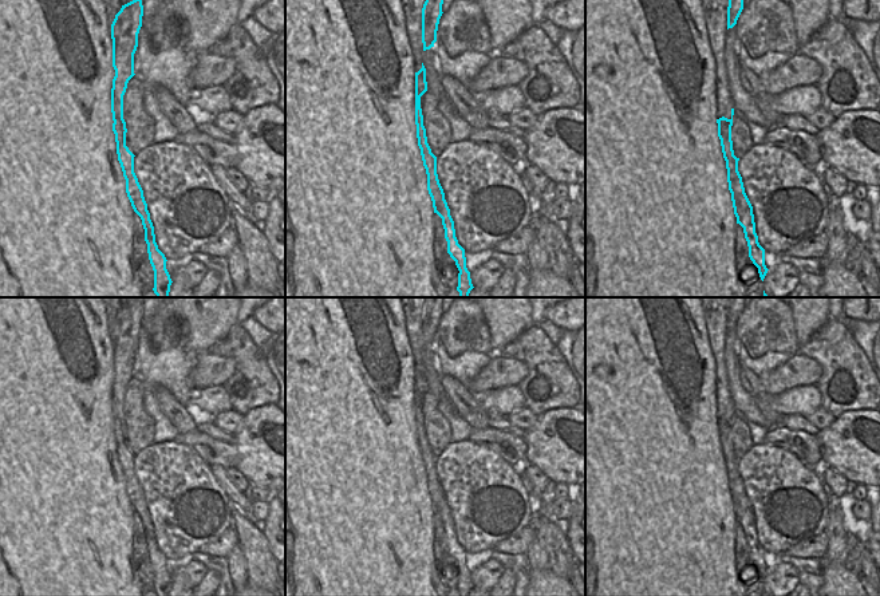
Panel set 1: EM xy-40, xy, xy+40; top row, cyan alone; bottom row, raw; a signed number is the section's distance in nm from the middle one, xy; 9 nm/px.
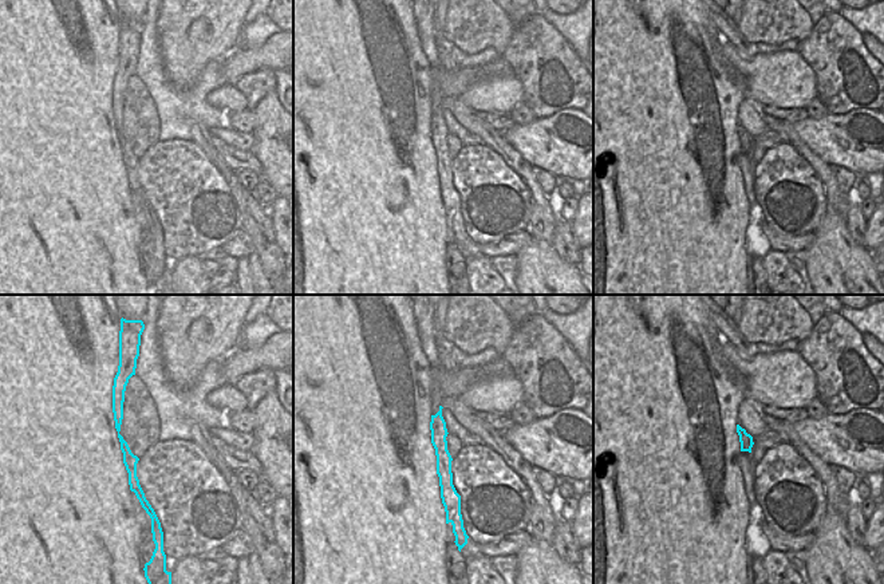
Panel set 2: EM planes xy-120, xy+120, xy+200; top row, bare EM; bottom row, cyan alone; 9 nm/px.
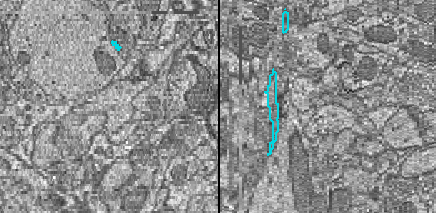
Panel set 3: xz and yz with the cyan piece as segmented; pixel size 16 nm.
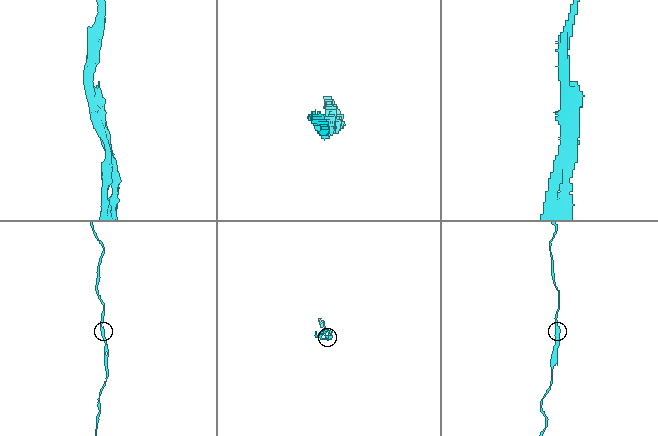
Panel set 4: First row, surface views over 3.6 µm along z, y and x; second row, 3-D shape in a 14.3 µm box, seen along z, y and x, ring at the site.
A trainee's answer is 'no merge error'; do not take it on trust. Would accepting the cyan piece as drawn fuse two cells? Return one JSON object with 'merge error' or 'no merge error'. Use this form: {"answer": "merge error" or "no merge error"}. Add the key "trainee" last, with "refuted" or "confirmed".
{"answer": "no merge error", "trainee": "confirmed"}

